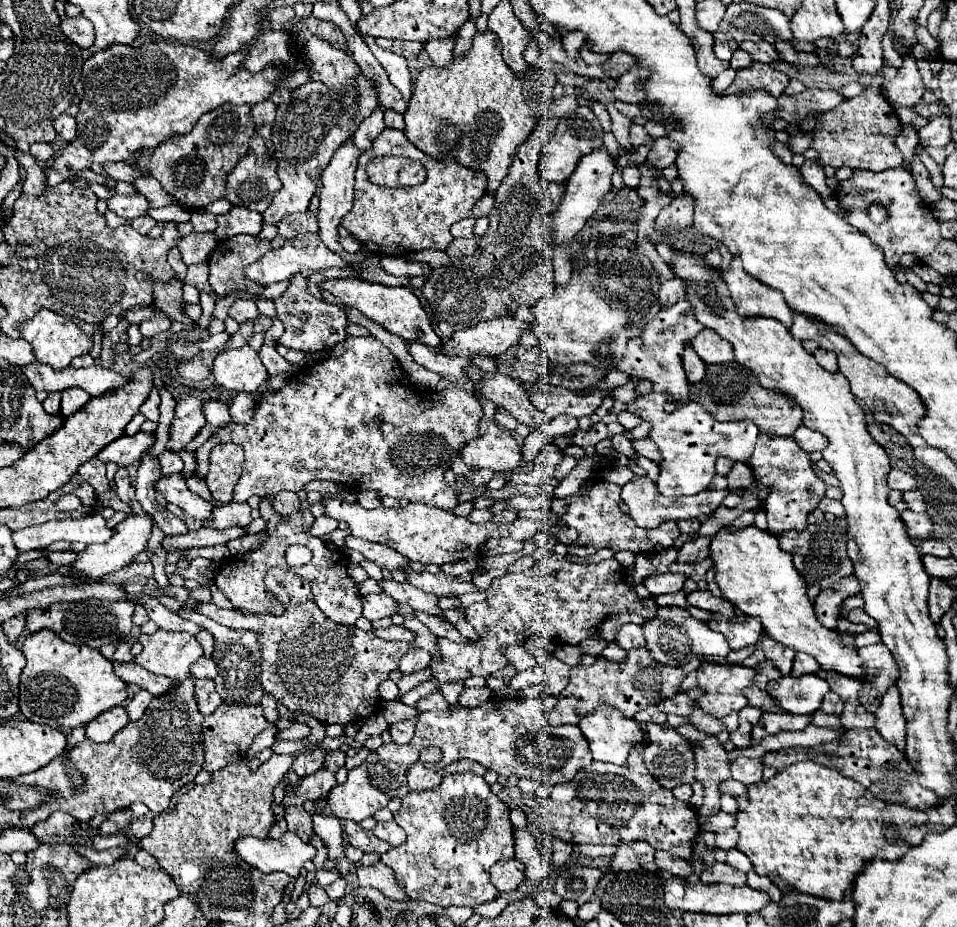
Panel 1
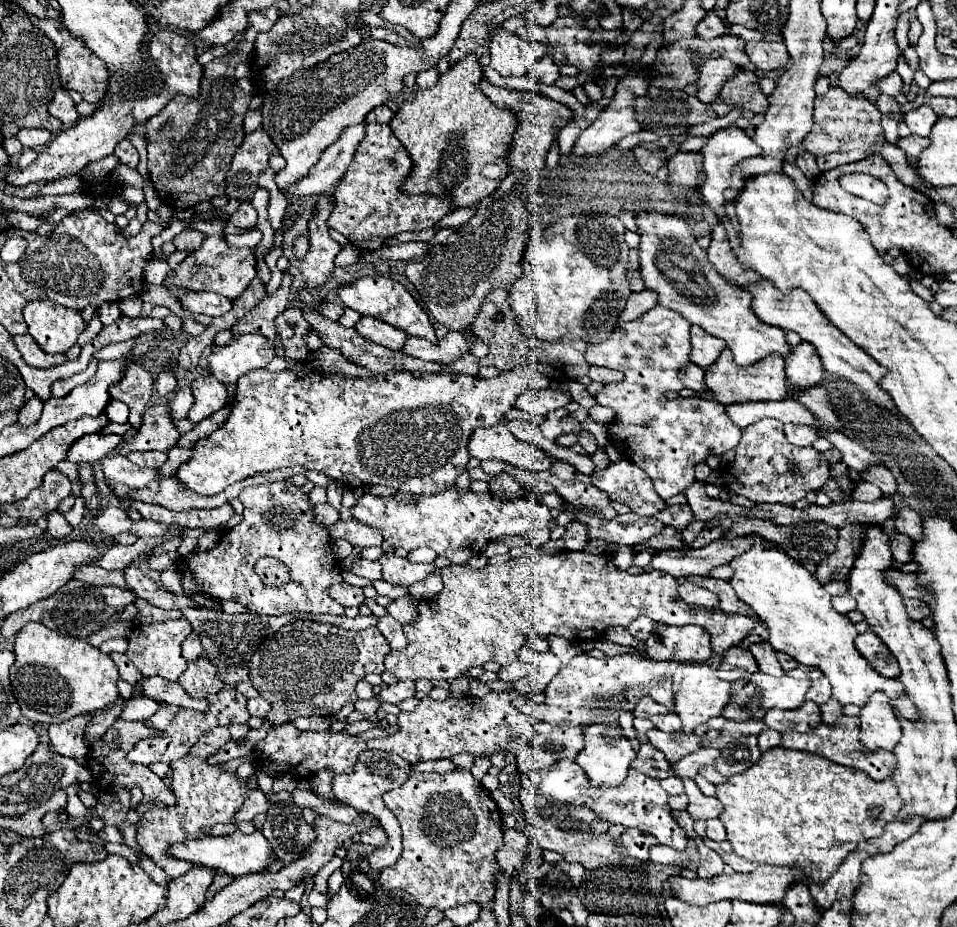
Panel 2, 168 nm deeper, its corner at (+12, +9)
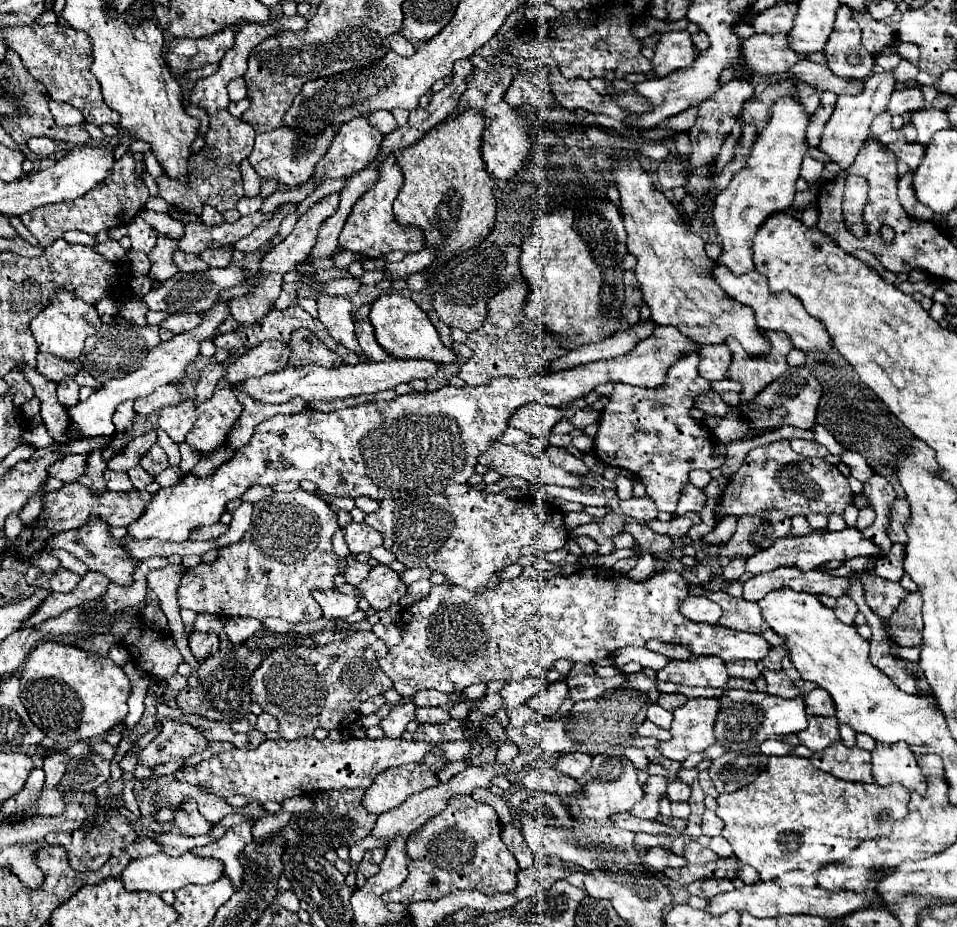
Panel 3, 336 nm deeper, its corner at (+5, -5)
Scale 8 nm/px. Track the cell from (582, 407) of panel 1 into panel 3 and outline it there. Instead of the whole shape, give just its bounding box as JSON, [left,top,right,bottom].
[508,403,562,437]

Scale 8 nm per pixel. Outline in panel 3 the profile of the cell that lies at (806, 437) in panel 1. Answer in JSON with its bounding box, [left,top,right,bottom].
[790,439,828,457]

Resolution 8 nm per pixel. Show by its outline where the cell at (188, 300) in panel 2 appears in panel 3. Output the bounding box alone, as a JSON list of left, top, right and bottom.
[160,313,200,333]

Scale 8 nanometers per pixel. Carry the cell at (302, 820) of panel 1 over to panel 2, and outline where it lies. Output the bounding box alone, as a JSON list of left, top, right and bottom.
[261,801,315,865]

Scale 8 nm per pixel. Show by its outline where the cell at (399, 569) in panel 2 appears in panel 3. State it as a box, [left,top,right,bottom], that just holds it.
[356,565,406,611]

